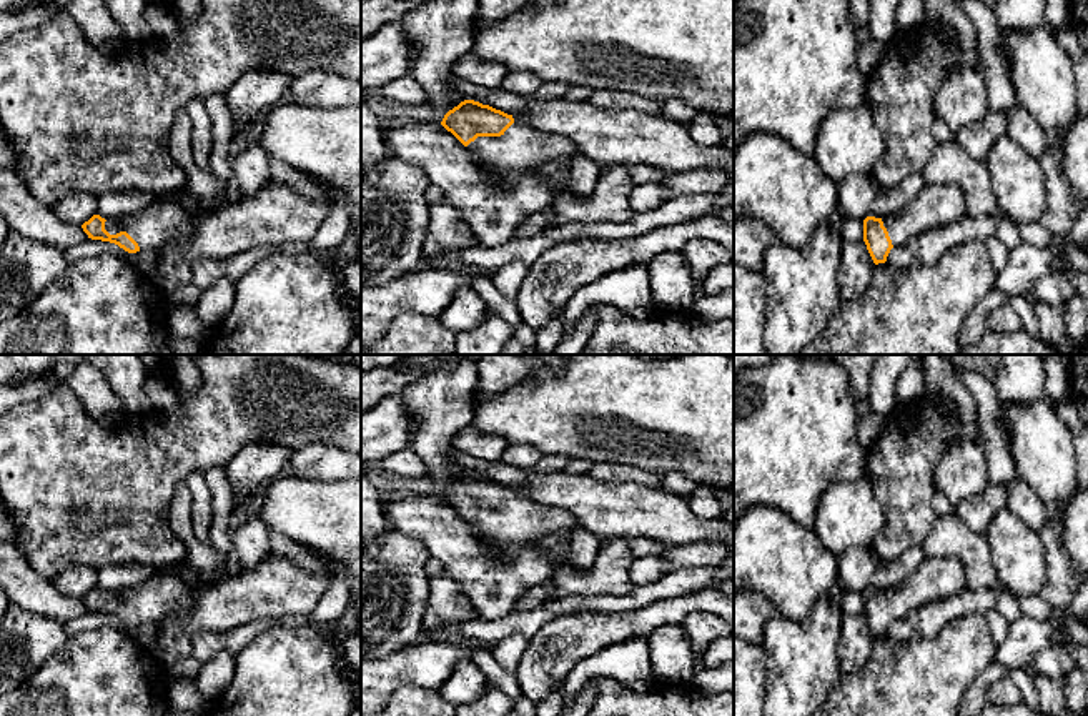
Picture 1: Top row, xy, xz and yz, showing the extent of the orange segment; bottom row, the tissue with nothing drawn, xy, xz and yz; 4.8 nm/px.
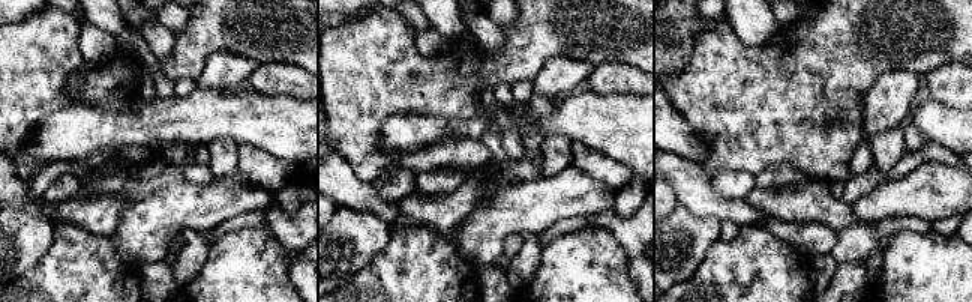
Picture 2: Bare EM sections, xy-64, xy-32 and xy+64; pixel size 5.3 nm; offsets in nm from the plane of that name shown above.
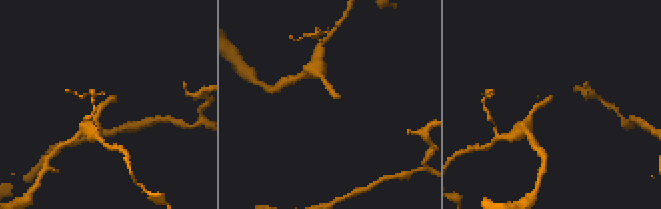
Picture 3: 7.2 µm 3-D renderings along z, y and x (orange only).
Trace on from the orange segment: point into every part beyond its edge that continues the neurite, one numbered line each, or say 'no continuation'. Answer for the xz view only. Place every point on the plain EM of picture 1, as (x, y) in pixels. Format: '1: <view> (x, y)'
1: xz (519, 522)

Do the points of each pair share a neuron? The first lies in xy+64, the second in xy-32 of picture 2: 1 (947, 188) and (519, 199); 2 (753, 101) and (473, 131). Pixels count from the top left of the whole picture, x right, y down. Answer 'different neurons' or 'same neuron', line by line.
1: same neuron
2: different neurons

